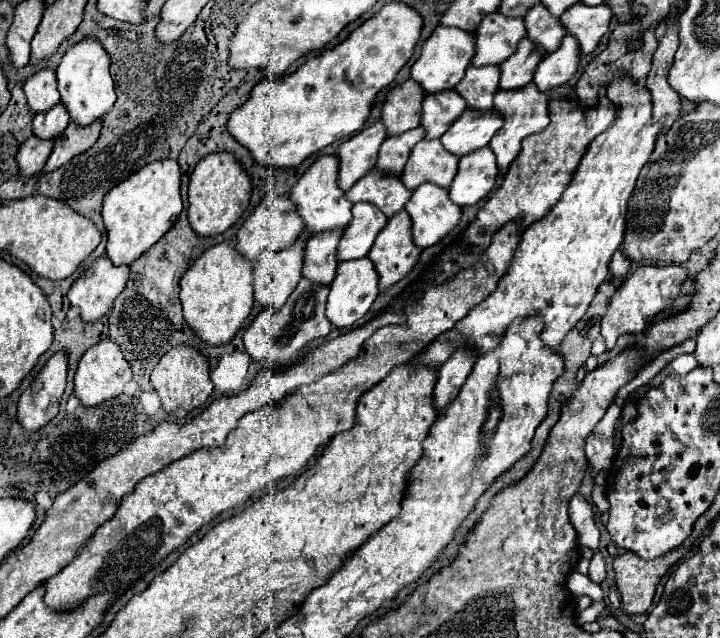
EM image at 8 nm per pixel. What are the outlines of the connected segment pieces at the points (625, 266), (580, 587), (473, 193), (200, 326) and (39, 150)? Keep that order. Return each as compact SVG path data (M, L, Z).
M617 249L617 251L615 251L615 255L613 255L613 259L611 259L609 269L611 269L611 279L625 277L625 275L627 275L627 271L631 269L631 261L621 253L621 249Z
M575 571L575 573L571 573L569 575L569 581L567 581L569 585L569 591L573 593L573 595L589 595L593 601L603 601L603 591L601 591L601 587L597 585L597 583L593 583L591 579L587 579L587 575L583 575L583 573L579 573L579 571Z
M489 147L463 155L459 161L459 171L449 187L451 201L461 207L479 203L495 187L497 175L499 169L495 163L495 153Z
M223 241L205 249L181 277L183 317L209 345L223 345L235 337L253 307L255 263L245 259L233 243Z
M31 135L17 153L17 163L23 175L35 175L43 169L47 157L51 155L53 149L53 139L39 139Z

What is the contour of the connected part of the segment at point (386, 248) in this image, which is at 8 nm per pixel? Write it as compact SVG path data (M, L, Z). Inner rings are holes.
M401 209L387 221L369 251L369 257L379 273L379 289L383 291L403 279L417 265L419 255L421 249L413 243L411 235L411 217L405 209Z

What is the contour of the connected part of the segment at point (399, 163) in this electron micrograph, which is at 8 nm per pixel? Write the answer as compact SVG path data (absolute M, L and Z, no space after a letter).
M415 127L403 135L393 135L387 137L385 143L381 145L381 153L377 159L377 169L383 169L383 173L393 173L393 175L401 175L403 167L409 159L411 149L415 147L417 141L421 141L425 137L425 129L423 127Z

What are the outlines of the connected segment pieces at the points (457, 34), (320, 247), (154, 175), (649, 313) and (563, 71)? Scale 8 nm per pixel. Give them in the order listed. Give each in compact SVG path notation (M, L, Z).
M439 25L427 43L421 49L419 59L411 67L411 79L421 83L427 93L437 93L443 89L453 89L465 75L467 67L471 65L475 53L475 33L463 31L457 27L443 27Z
M333 229L331 233L315 233L305 245L303 275L311 281L329 285L337 273L337 245L343 237L343 229Z
M161 159L135 171L107 193L103 201L103 221L109 233L107 257L115 265L131 265L175 225L175 217L183 211L179 187L181 167L177 159Z
M667 265L667 267L637 267L633 275L629 275L621 287L615 291L609 303L607 315L601 319L601 335L605 339L607 351L613 349L619 335L637 335L643 333L653 319L671 307L673 299L681 291L681 283L687 279L687 269L681 265Z
M567 35L557 51L543 57L543 61L535 71L533 83L541 91L549 91L553 87L567 83L579 69L579 59L581 59L581 51L577 39L573 35Z

